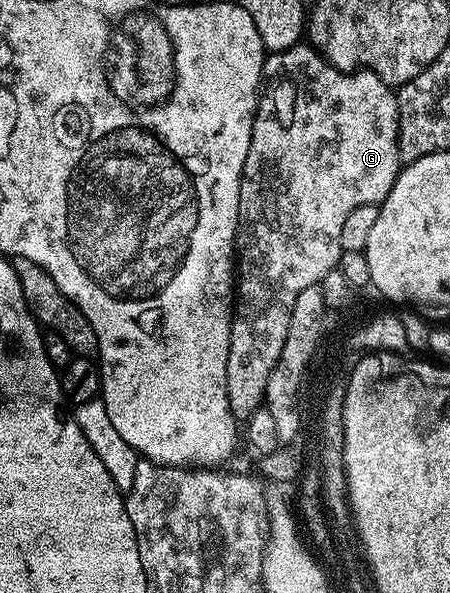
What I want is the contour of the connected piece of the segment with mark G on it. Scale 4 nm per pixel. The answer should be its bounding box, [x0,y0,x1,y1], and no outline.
[225,44,401,420]

